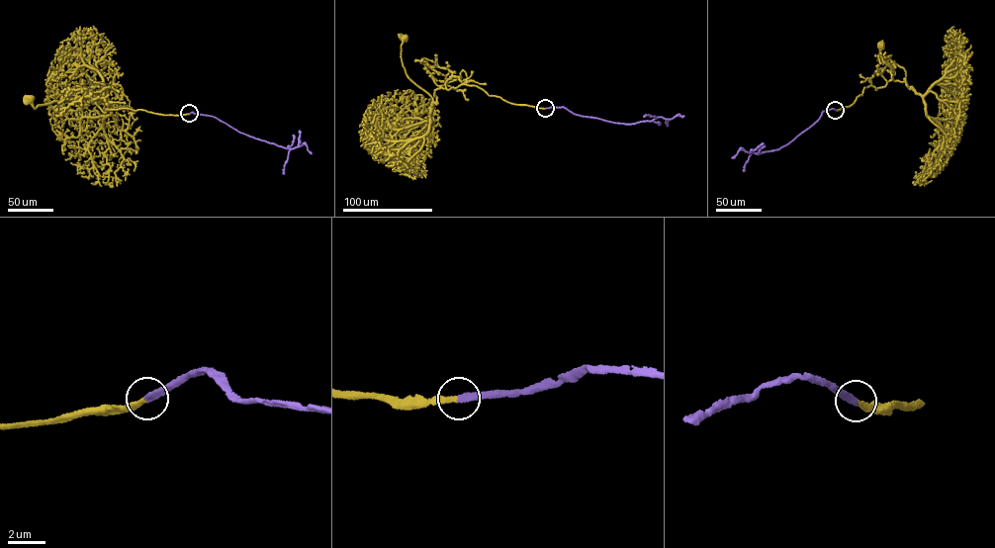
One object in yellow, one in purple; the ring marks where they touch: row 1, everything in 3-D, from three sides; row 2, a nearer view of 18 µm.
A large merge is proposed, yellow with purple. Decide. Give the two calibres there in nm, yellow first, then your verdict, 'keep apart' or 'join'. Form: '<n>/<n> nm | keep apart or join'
240/320 nm | join

